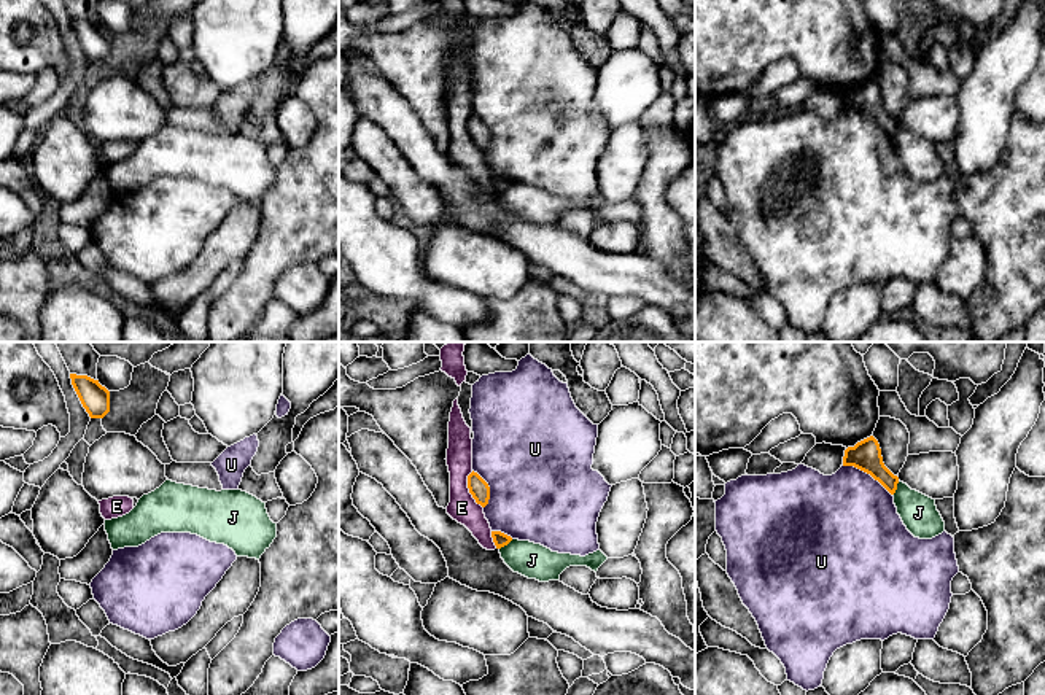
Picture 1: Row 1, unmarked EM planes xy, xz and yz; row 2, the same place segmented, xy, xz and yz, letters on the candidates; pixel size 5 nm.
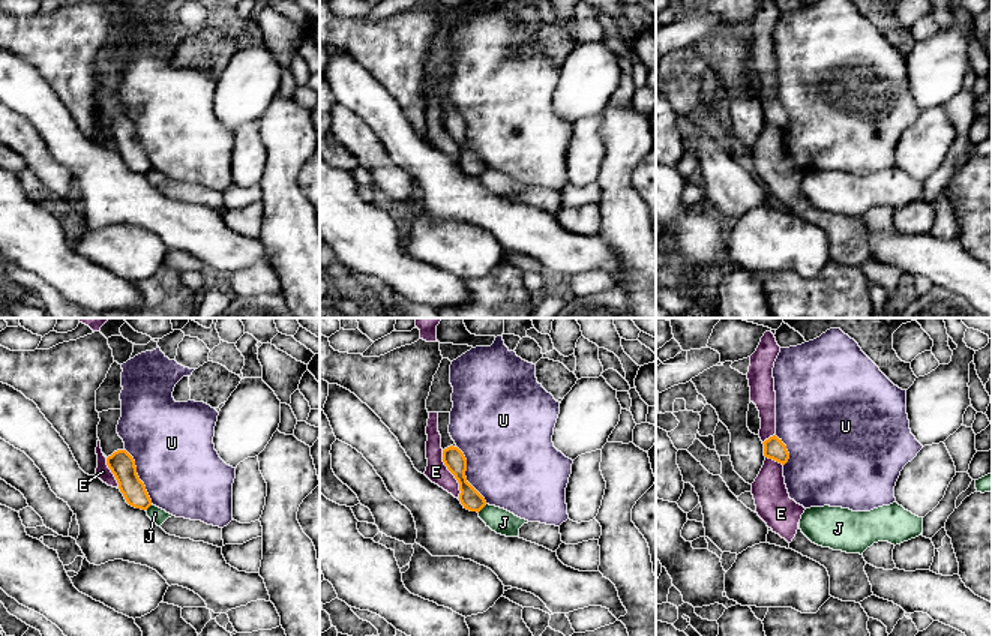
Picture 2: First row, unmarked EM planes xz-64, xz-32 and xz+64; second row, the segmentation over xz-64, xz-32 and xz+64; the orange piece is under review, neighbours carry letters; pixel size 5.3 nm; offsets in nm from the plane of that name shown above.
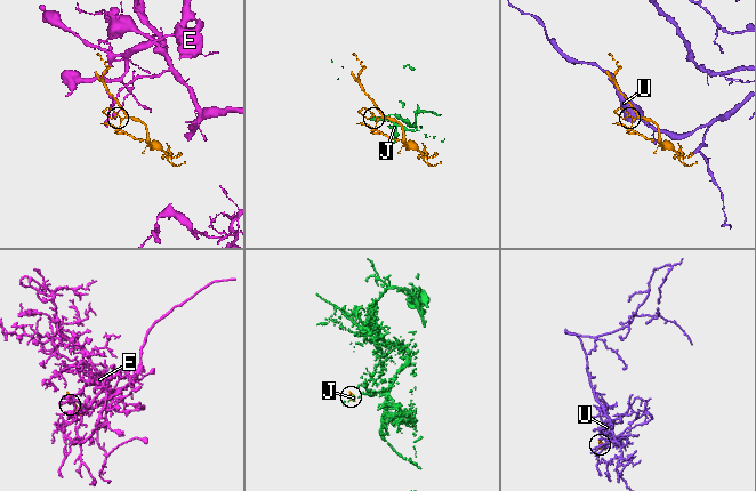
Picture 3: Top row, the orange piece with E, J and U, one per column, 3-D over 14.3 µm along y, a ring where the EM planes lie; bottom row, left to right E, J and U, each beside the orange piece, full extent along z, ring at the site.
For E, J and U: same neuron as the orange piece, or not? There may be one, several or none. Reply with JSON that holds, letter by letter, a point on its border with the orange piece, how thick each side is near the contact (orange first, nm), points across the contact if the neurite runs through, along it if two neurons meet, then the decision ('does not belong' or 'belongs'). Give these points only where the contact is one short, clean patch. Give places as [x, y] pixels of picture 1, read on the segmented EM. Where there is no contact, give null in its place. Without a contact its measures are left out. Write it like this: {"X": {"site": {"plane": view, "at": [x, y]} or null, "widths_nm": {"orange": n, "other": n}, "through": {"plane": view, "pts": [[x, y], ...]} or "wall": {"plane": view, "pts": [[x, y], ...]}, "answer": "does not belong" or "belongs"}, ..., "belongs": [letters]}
{"E": {"site": {"plane": "xz", "at": [470, 490]}, "widths_nm": {"orange": 100, "other": 140}, "wall": {"plane": "xz", "pts": [[471, 471], [468, 476], [468, 492], [482, 508]]}, "answer": "does not belong"}, "J": {"site": {"plane": "yz", "at": [896, 489]}, "widths_nm": {"orange": 160, "other": 190}, "wall": {"plane": "yz", "pts": [[899, 481], [893, 495]]}, "answer": "does not belong"}, "U": {"site": {"plane": "yz", "at": [867, 473]}, "widths_nm": {"orange": 160, "other": 480}, "answer": "does not belong"}, "belongs": []}

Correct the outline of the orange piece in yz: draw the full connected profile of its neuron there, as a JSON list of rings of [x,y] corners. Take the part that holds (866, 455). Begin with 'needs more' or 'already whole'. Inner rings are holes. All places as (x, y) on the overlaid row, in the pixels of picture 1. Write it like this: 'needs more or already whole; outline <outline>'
already whole; outline [[[873,436],[857,442],[854,447],[848,447],[845,450],[843,466],[854,466],[870,474],[891,495],[897,490],[899,477],[884,466],[880,444]]]

